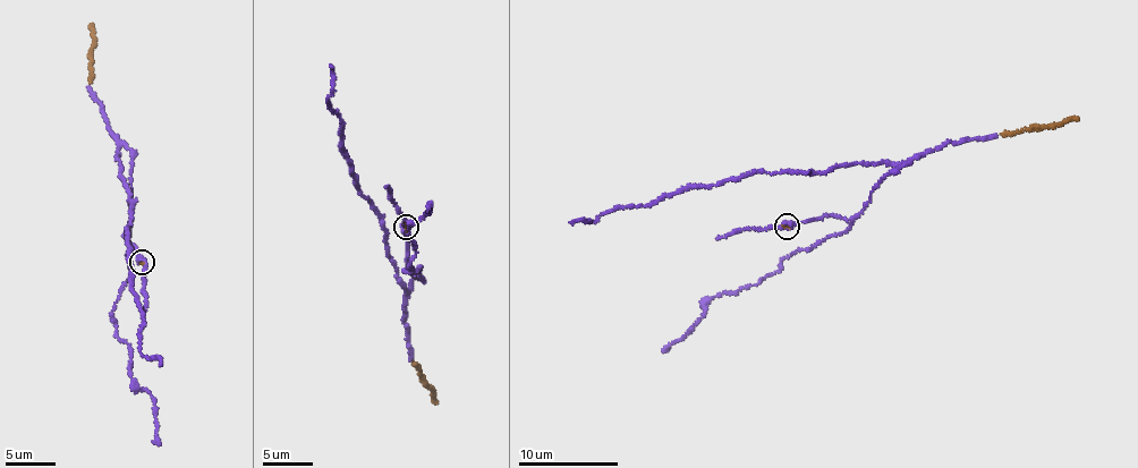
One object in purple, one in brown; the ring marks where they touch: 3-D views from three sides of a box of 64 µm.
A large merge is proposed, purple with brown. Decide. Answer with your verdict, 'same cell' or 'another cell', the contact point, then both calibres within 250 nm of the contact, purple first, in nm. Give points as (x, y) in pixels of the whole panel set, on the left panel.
same cell; place (142, 262); calibres 420 and 70 nm

